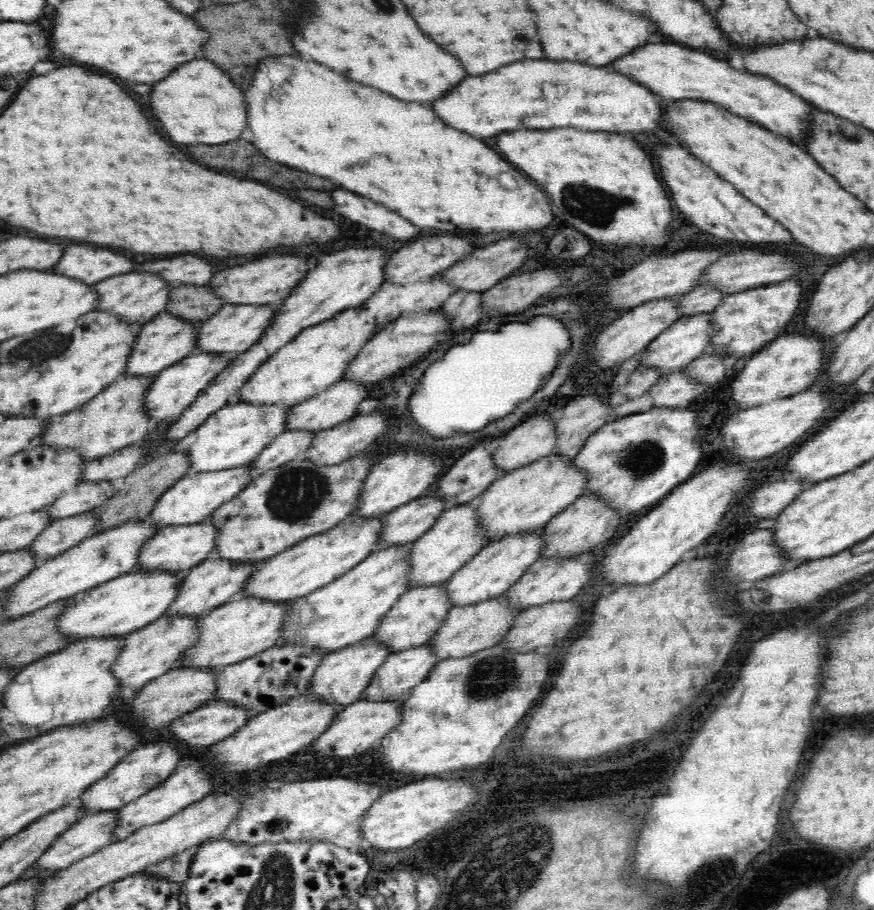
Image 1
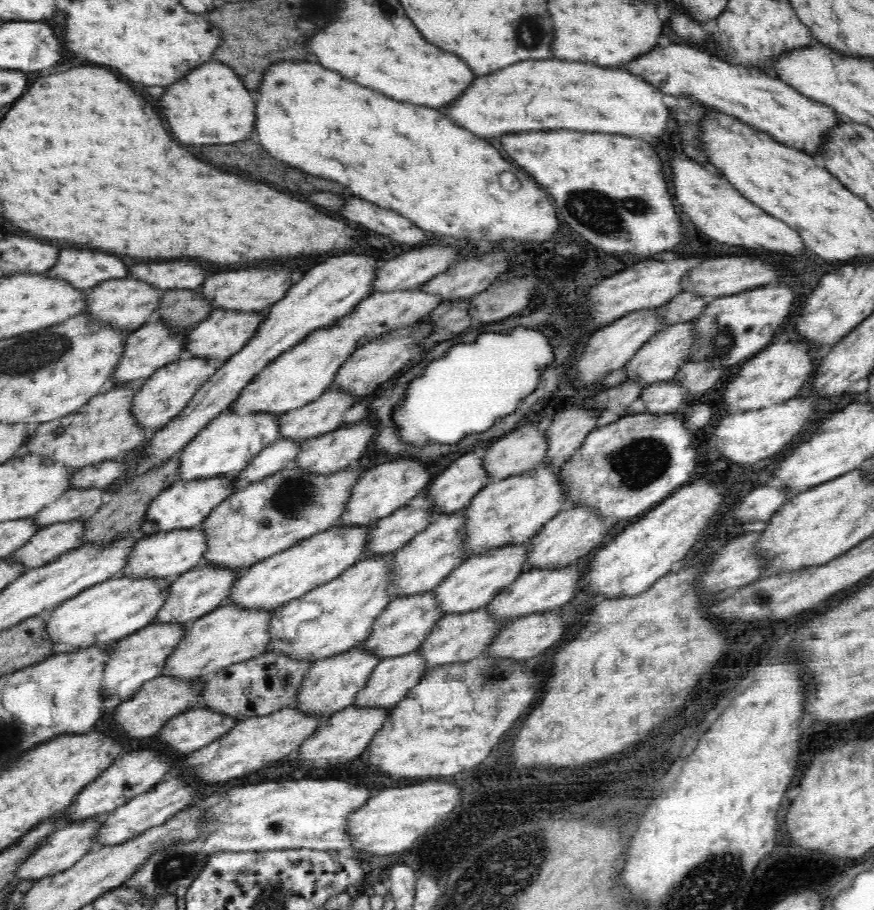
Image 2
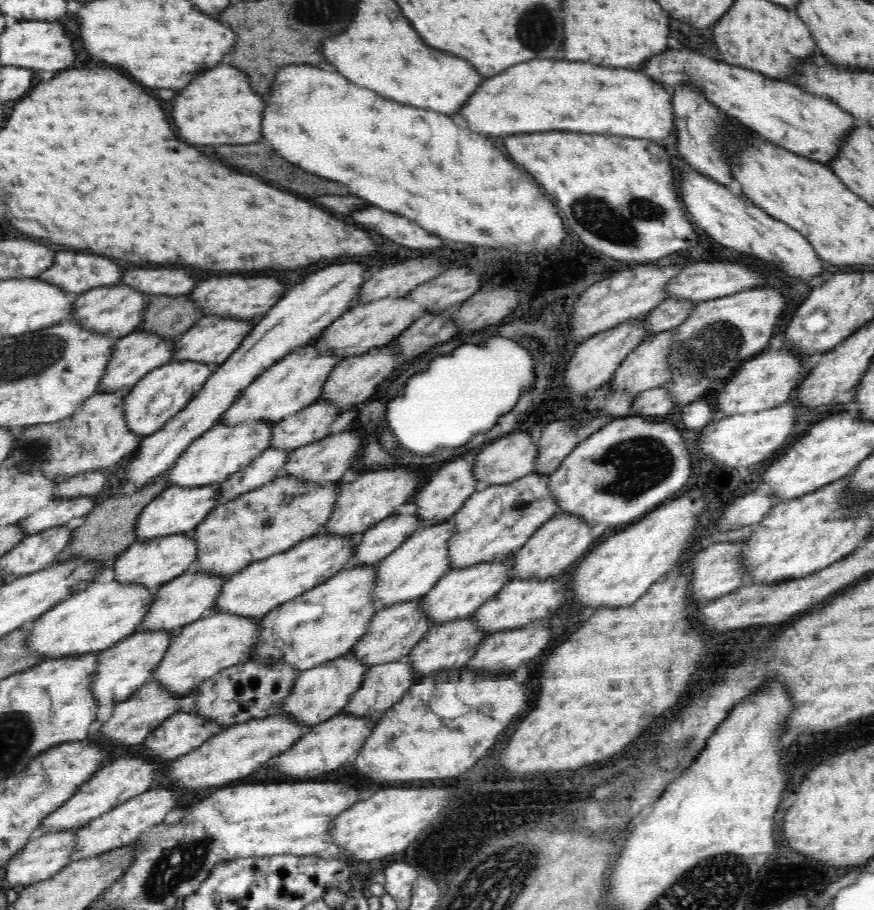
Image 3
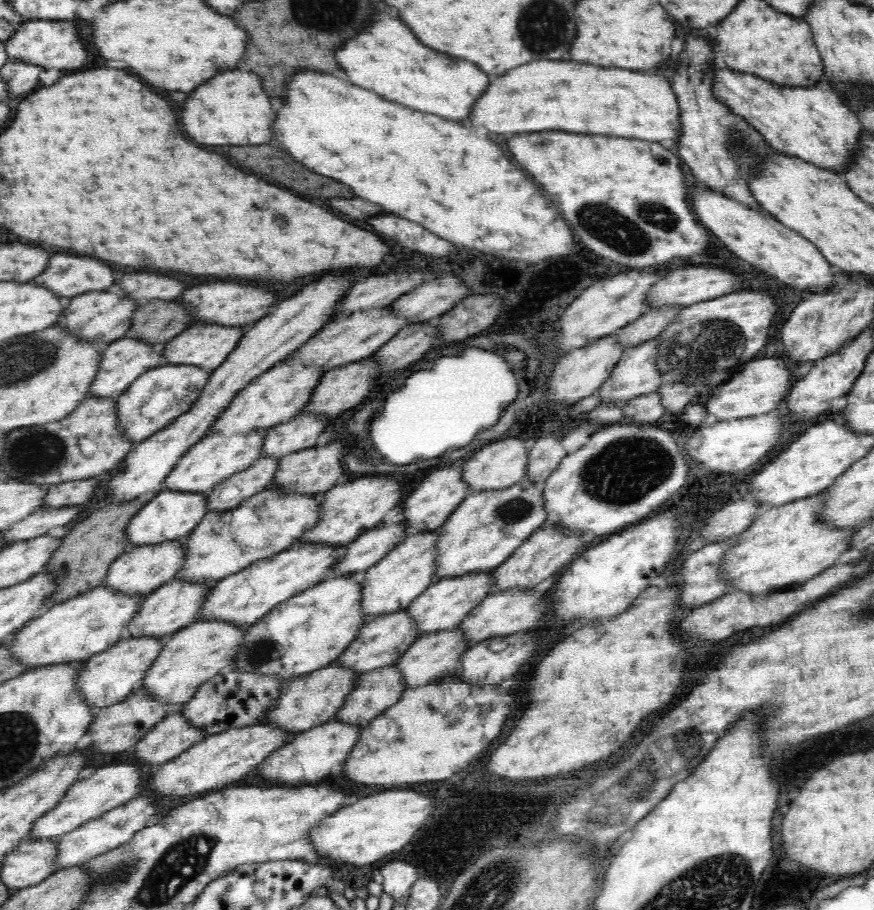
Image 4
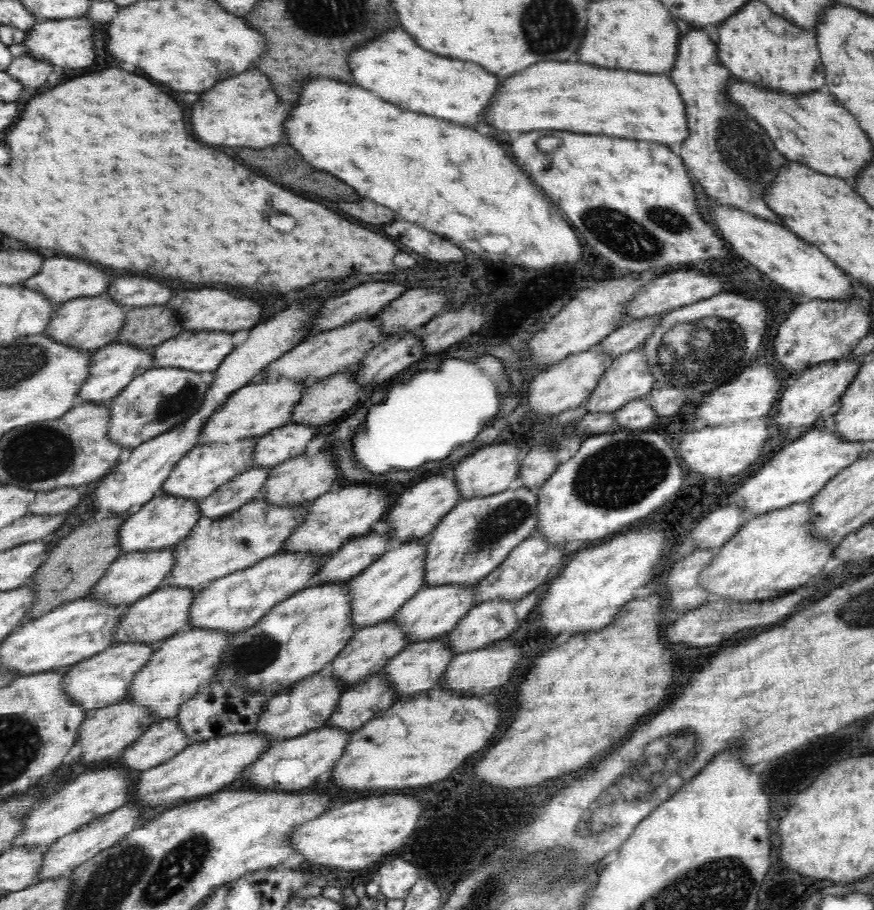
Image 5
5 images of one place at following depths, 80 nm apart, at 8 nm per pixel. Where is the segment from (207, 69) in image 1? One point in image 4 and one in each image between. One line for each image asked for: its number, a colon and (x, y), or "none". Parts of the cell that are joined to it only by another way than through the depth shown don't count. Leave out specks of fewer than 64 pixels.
2: (213, 106)
3: (221, 107)
4: (236, 109)

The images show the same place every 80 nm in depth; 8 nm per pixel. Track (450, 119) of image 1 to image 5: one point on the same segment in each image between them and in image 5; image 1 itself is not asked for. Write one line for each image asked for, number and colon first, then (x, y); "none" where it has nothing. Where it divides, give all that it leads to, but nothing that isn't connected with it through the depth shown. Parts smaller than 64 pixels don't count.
2: (541, 94)
3: (542, 95)
4: (548, 95)
5: (559, 95)

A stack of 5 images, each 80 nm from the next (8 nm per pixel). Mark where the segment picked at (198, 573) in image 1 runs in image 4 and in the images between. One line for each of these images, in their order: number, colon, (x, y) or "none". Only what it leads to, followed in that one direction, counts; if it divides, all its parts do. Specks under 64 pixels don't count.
2: (195, 593)
3: (186, 599)
4: (171, 607)

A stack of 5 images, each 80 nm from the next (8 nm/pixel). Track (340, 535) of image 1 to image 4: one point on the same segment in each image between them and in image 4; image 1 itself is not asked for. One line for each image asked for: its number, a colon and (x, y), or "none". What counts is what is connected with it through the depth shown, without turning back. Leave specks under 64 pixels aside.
2: (266, 585)
3: (257, 590)
4: (242, 599)

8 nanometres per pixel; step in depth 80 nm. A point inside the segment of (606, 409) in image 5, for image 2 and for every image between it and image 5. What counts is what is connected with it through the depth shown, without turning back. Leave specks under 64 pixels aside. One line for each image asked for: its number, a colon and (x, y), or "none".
2: (657, 361)
3: (643, 369)
4: (634, 375)

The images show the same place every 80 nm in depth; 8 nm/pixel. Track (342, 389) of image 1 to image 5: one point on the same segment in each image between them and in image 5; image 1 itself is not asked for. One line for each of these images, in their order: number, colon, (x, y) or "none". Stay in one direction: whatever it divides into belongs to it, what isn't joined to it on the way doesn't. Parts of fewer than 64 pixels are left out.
2: (322, 416)
3: (311, 424)
4: (301, 433)
5: (289, 440)

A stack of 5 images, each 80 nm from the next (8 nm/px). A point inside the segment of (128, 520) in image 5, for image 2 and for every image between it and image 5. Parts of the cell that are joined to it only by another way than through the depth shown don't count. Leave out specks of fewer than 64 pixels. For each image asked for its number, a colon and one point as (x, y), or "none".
2: (181, 506)
3: (175, 511)
4: (167, 516)

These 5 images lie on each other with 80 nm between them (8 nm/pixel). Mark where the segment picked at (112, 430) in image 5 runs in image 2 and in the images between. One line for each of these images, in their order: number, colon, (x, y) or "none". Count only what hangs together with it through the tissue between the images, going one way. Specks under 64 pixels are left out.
2: (165, 393)
3: (161, 394)
4: (155, 399)

